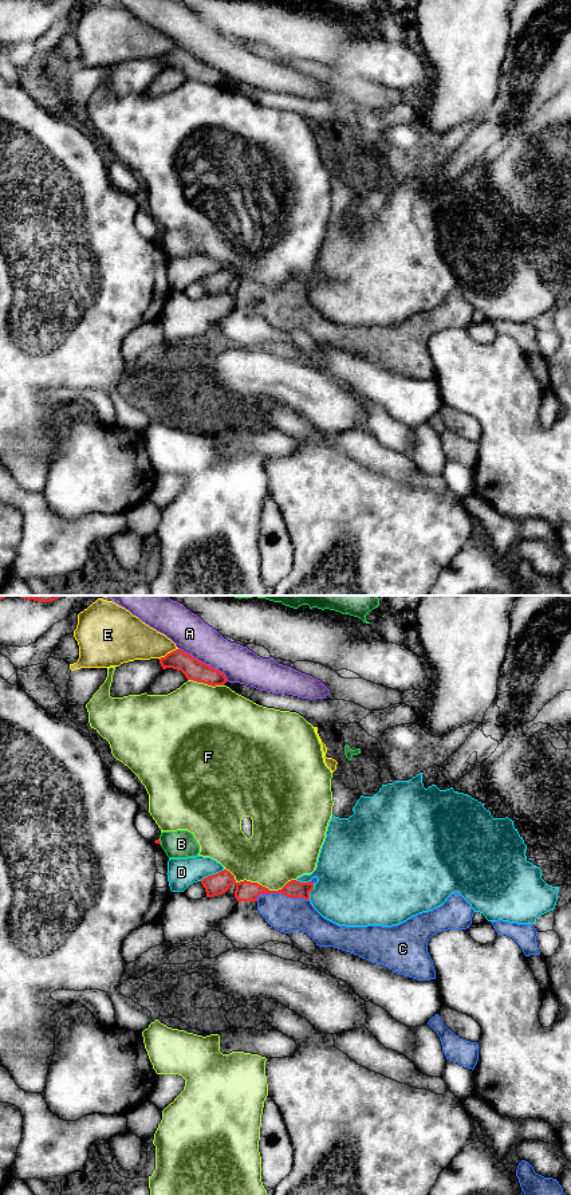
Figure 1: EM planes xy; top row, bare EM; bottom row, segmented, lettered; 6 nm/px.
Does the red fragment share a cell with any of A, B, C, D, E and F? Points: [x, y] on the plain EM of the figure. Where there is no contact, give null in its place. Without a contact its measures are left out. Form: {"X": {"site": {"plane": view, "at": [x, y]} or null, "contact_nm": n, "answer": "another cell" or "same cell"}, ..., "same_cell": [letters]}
{"A": {"site": {"plane": "xy", "at": [203, 62]}, "contact_nm": 360, "answer": "another cell"}, "B": {"site": {"plane": "xy", "at": [160, 240]}, "contact_nm": 40, "answer": "another cell"}, "C": {"site": {"plane": "xy", "at": [283, 293]}, "contact_nm": 320, "answer": "same cell"}, "D": {"site": {"plane": "xy", "at": [212, 274]}, "contact_nm": 170, "answer": "another cell"}, "E": {"site": {"plane": "xy", "at": [168, 52]}, "contact_nm": 140, "answer": "another cell"}, "F": {"site": {"plane": "xy", "at": [259, 283]}, "contact_nm": 440, "answer": "another cell"}, "same_cell": ["C"]}

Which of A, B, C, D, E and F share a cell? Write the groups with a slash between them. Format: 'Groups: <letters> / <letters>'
Groups: A / B / C / D / E / F

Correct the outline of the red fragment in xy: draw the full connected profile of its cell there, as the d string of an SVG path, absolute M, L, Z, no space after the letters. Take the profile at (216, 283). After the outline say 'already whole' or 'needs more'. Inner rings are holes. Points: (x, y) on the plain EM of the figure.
M227 268L201 279L206 296L223 294L235 283L236 299L256 300L259 312L280 331L306 331L319 346L334 346L358 354L417 380L436 378L428 351L429 338L442 330L469 327L474 312L470 303L454 291L441 306L418 312L398 325L338 325L312 306L310 291L316 282L318 276L308 282L291 279L281 288L269 290L257 282L237 282Z; needs more

